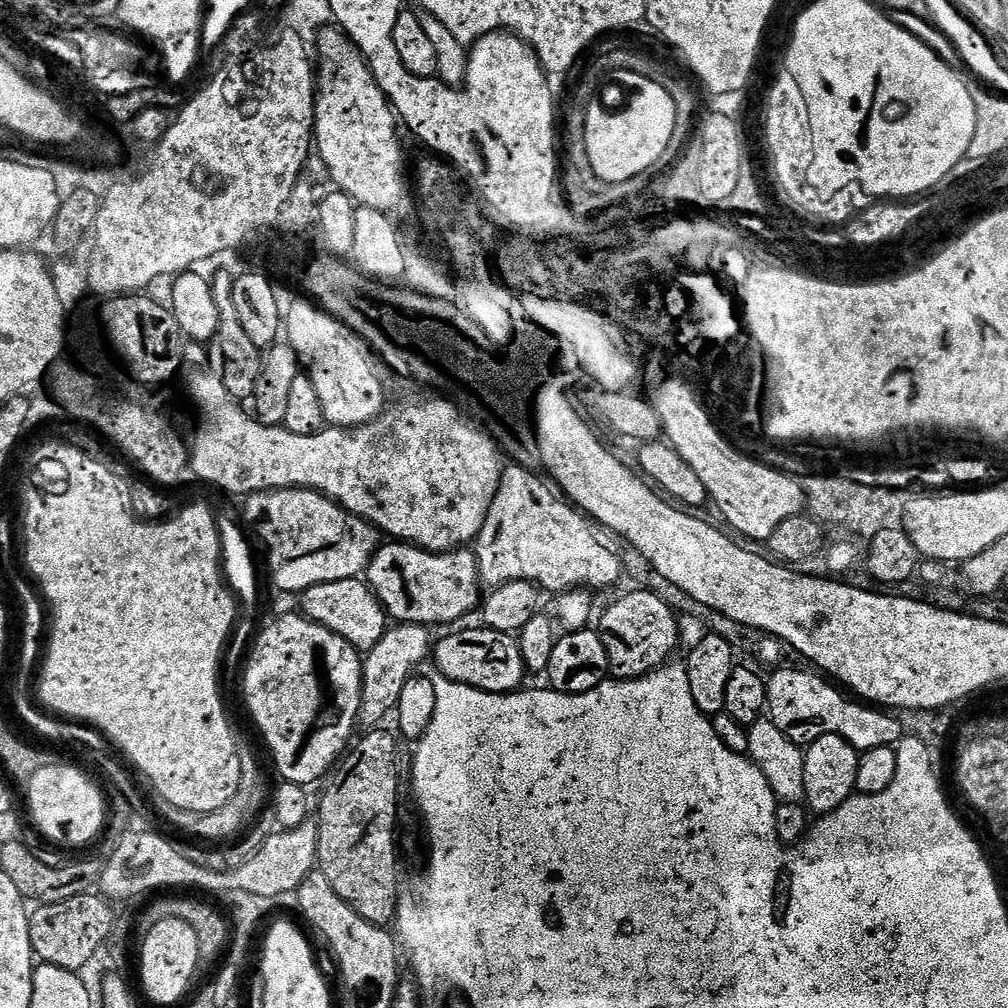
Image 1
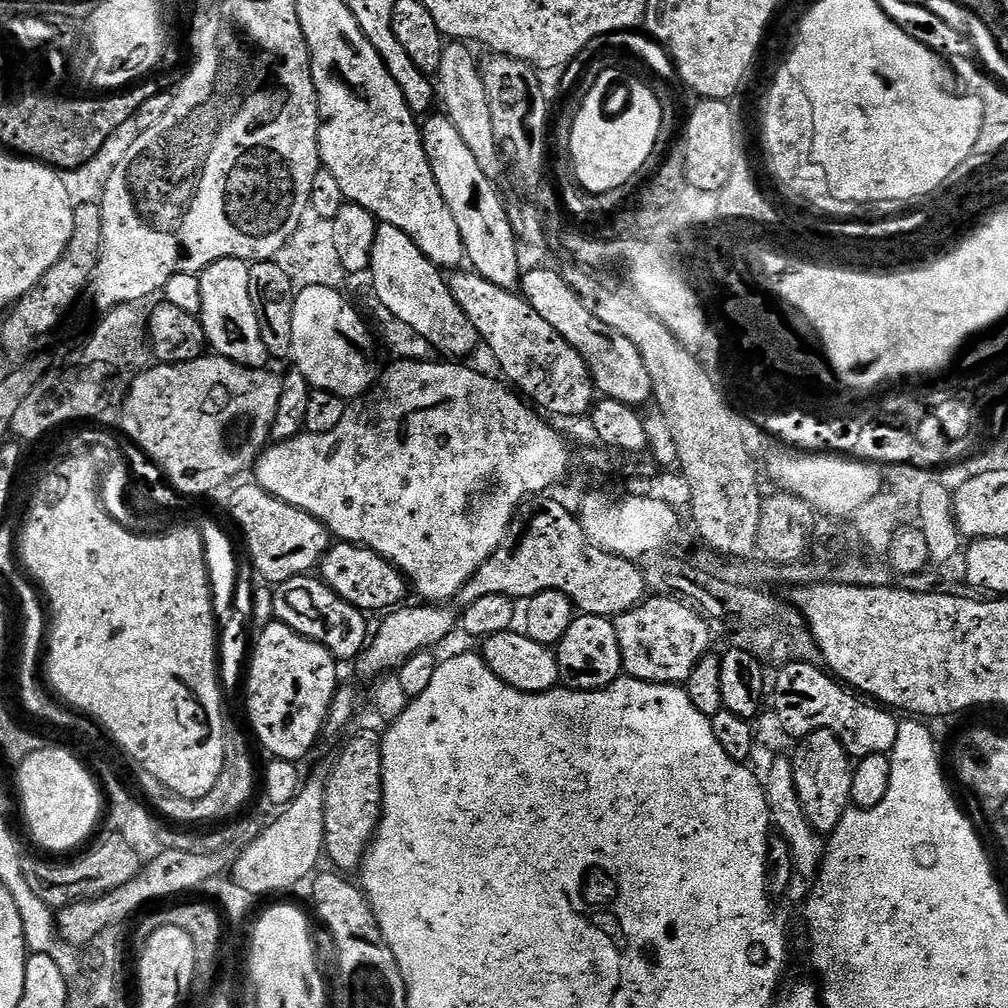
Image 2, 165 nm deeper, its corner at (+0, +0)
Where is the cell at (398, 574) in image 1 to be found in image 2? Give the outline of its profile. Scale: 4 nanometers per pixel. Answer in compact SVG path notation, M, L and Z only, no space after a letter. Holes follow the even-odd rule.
M333 543L319 562L318 576L330 586L330 590L334 590L334 594L338 594L343 600L350 602L350 606L365 614L384 614L405 603L404 573L397 570L388 560L382 559L374 550L365 548L363 544Z

